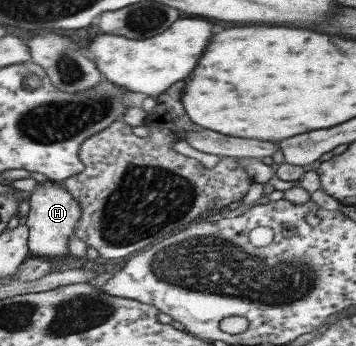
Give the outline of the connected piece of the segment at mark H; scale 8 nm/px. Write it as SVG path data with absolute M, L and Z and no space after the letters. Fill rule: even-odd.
M47 180L38 183L30 193L26 224L30 227L30 251L32 255L61 260L70 257L70 237L75 235L75 228L82 216L81 205L68 190L57 185L57 182Z

